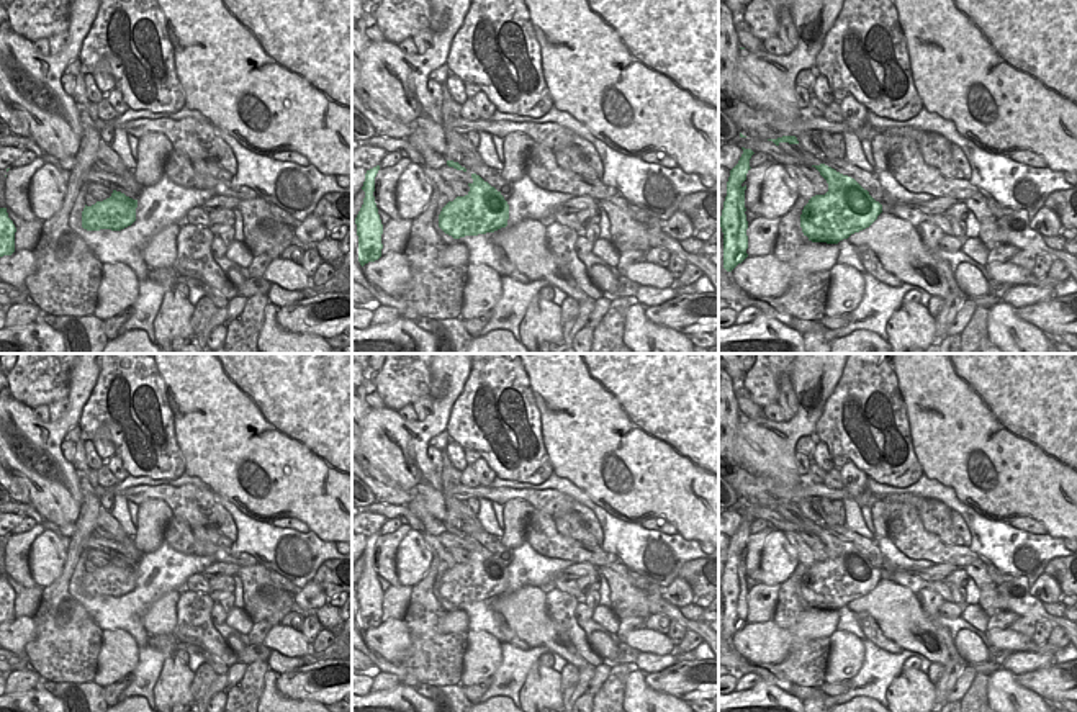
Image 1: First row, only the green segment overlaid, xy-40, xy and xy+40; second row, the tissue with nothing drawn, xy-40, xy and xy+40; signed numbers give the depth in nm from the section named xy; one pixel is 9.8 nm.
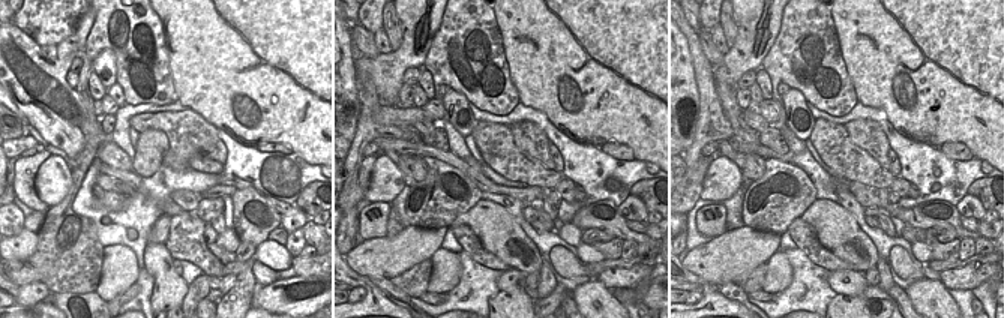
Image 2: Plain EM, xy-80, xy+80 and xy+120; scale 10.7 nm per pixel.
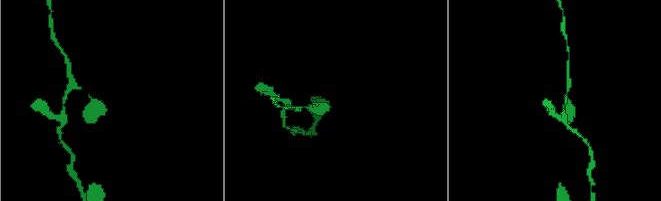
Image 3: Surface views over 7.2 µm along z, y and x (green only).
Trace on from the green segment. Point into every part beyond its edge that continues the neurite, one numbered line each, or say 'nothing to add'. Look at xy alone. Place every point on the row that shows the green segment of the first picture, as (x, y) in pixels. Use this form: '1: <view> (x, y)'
nothing to add.

